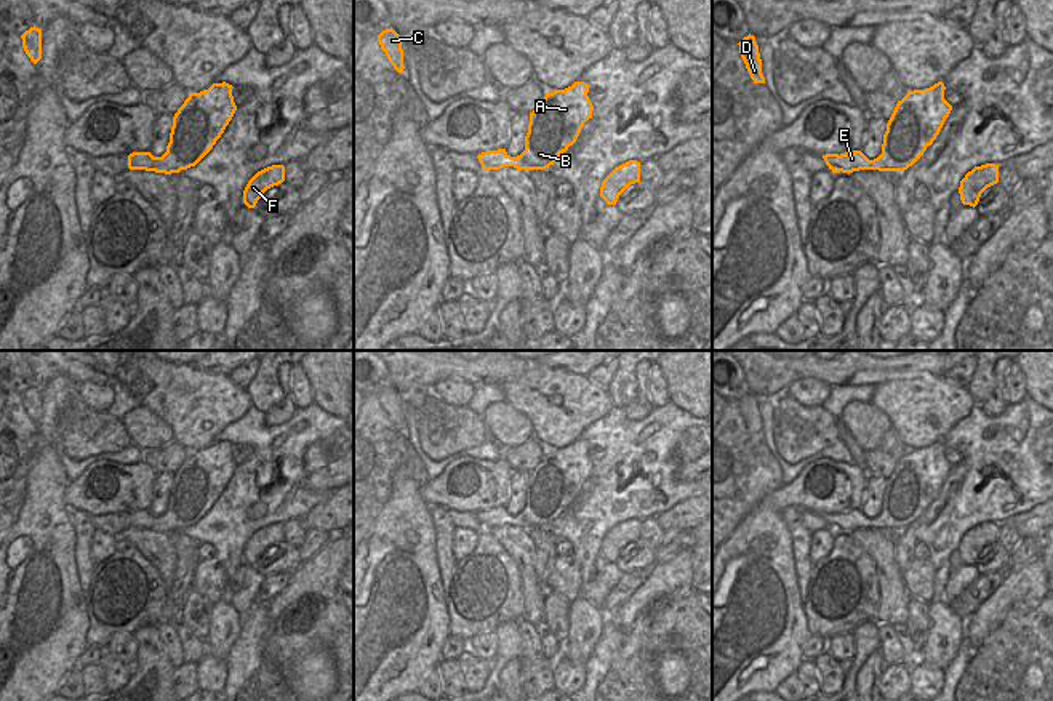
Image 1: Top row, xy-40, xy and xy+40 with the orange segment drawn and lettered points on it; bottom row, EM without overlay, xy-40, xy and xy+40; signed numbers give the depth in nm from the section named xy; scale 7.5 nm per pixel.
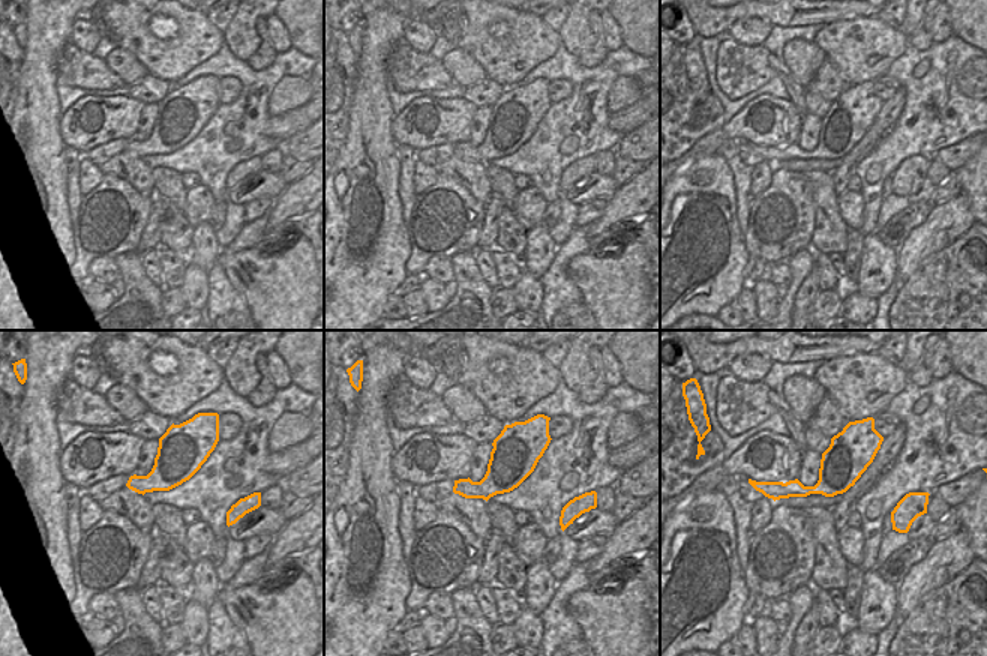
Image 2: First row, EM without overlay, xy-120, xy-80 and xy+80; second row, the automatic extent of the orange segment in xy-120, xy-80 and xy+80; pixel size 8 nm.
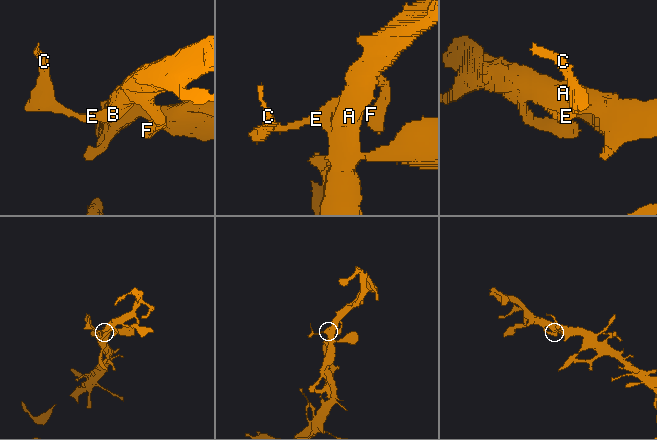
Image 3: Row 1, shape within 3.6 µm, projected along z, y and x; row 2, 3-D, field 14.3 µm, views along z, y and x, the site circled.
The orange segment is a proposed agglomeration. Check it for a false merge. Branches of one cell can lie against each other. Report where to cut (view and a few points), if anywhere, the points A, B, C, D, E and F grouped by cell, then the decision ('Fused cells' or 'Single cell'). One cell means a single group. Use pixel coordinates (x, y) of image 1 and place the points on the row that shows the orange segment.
Split along xy+40 (837, 156), (840, 170). Groups: A B E F / C D. Fused cells

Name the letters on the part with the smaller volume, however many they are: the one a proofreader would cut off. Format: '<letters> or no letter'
C, D

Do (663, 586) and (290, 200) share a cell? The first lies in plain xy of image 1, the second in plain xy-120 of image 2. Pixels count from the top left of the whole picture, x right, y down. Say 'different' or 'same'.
same

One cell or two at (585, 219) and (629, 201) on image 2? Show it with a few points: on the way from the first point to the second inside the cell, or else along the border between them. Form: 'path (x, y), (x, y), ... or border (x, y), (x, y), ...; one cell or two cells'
border (609, 198), (605, 212), (587, 227); two cells

